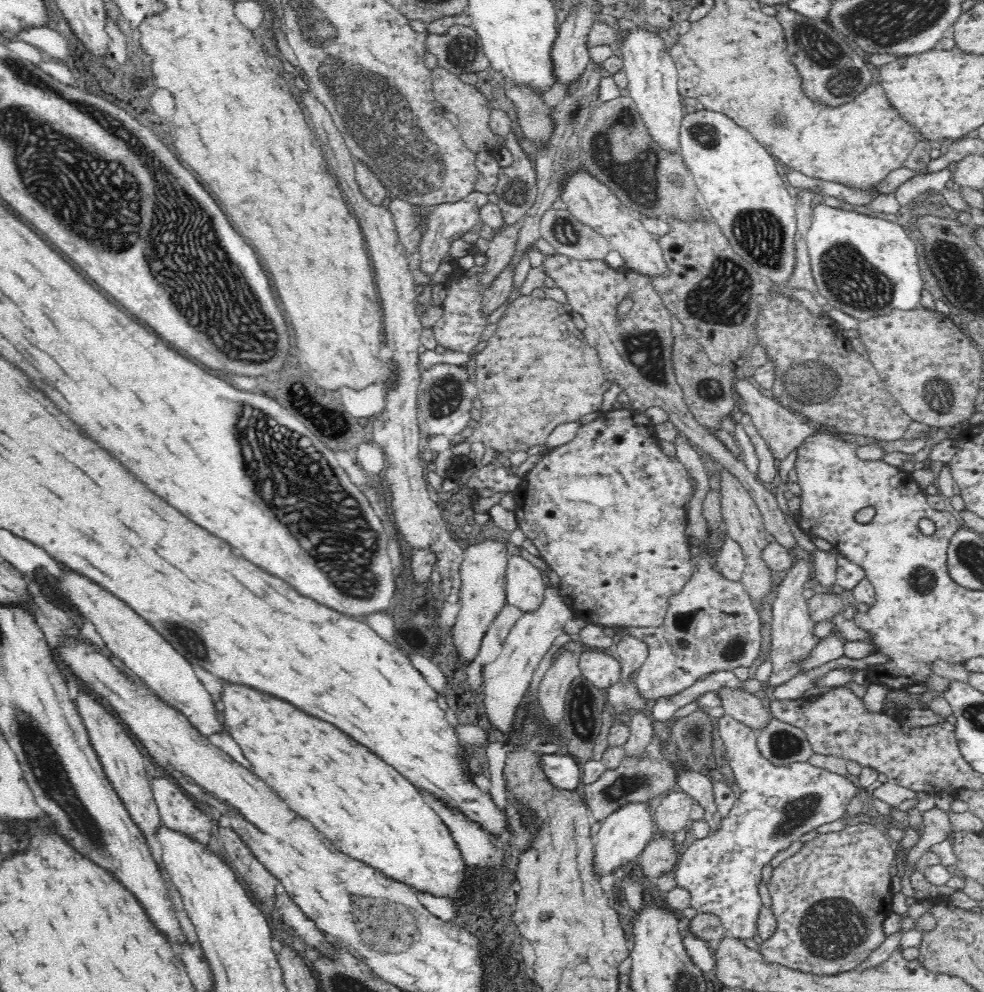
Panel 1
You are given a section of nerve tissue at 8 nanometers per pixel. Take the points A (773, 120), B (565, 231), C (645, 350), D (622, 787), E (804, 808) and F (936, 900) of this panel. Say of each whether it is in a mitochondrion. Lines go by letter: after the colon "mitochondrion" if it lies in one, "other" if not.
A: mitochondrion
B: mitochondrion
C: mitochondrion
D: mitochondrion
E: mitochondrion
F: other

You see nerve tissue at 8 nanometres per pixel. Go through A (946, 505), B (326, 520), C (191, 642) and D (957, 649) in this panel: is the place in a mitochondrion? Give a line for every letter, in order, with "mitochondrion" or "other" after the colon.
A: other
B: mitochondrion
C: mitochondrion
D: other

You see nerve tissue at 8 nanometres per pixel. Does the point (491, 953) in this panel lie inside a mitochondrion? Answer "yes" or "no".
no

